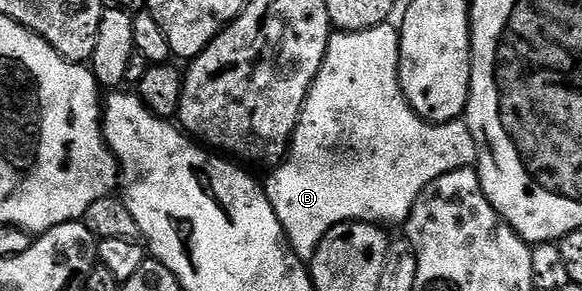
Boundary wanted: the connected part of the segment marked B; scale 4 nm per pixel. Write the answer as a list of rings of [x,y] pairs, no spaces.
[[[383,23],[371,30],[362,32],[334,31],[329,38],[329,45],[325,51],[325,61],[311,86],[311,90],[305,99],[305,105],[301,111],[301,121],[293,132],[293,142],[289,145],[288,153],[284,160],[268,173],[269,181],[264,181],[263,187],[275,214],[279,218],[281,228],[285,231],[285,239],[289,241],[293,253],[301,260],[312,261],[319,242],[331,229],[340,224],[352,224],[360,222],[363,224],[389,224],[404,225],[409,219],[411,210],[423,194],[423,190],[435,178],[443,178],[443,174],[451,174],[460,168],[473,168],[477,162],[477,139],[471,134],[468,123],[464,119],[453,120],[450,124],[428,124],[419,114],[415,114],[413,107],[407,102],[407,98],[401,89],[399,82],[399,54],[401,53],[401,37],[398,29],[392,28],[389,24]]]

